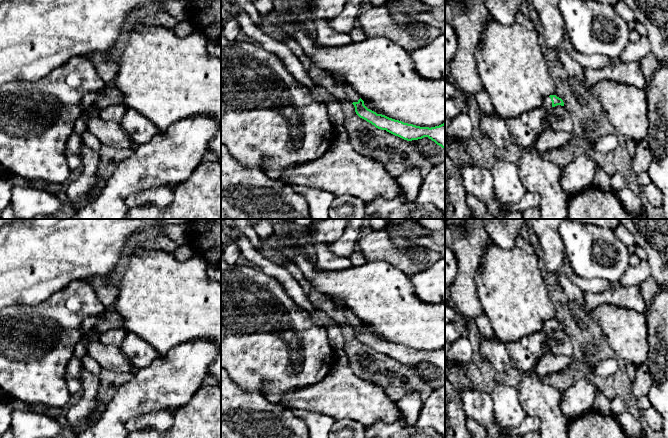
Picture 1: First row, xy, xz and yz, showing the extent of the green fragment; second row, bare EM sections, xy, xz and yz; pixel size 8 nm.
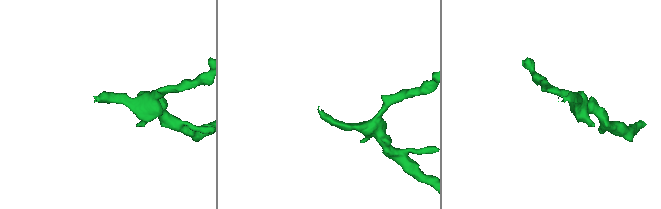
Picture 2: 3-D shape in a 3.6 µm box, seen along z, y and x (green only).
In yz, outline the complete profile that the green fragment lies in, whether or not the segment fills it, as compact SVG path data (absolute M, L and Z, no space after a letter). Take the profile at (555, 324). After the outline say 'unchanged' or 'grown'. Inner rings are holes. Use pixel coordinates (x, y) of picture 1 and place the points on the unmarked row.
M550 319L549 321L544 322L542 331L551 332L557 329L564 330L563 324L556 319Z; grown

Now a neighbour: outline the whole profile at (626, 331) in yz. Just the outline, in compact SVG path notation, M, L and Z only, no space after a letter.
M604 305L597 307L589 316L600 326L610 348L618 358L623 359L626 363L632 363L636 366L645 363L650 348L645 313L638 313L634 310L617 306Z

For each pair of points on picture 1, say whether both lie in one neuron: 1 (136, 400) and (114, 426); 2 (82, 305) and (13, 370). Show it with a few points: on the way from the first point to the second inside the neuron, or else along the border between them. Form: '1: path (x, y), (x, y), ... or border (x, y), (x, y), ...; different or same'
1: path (130, 406), (116, 420); same
2: path (65, 318), (30, 353); same

